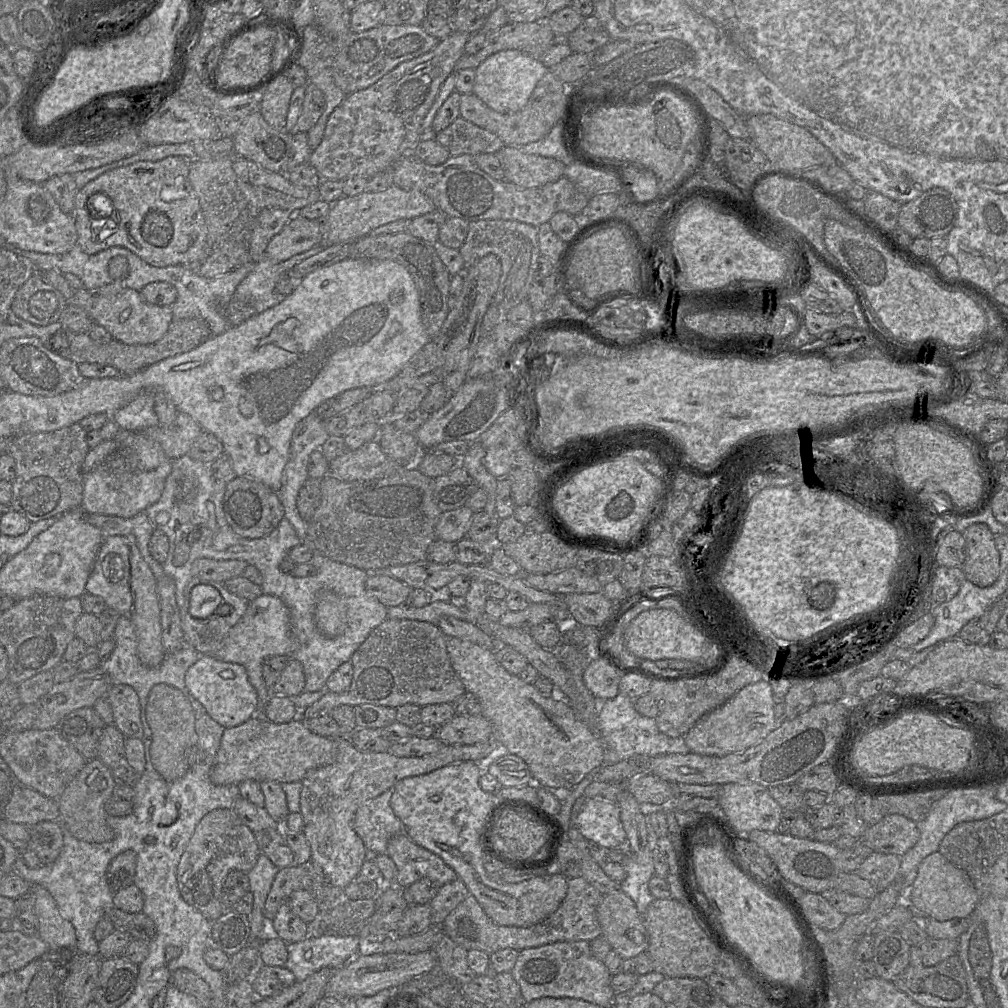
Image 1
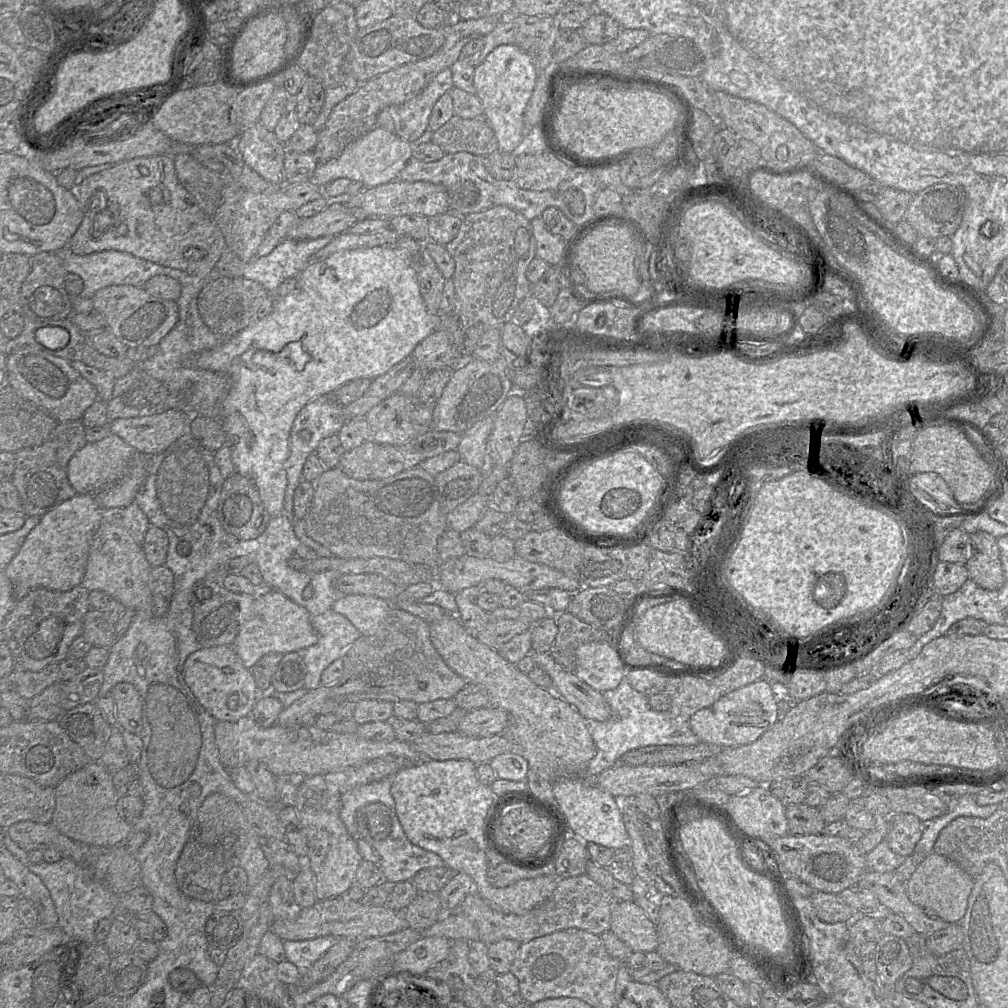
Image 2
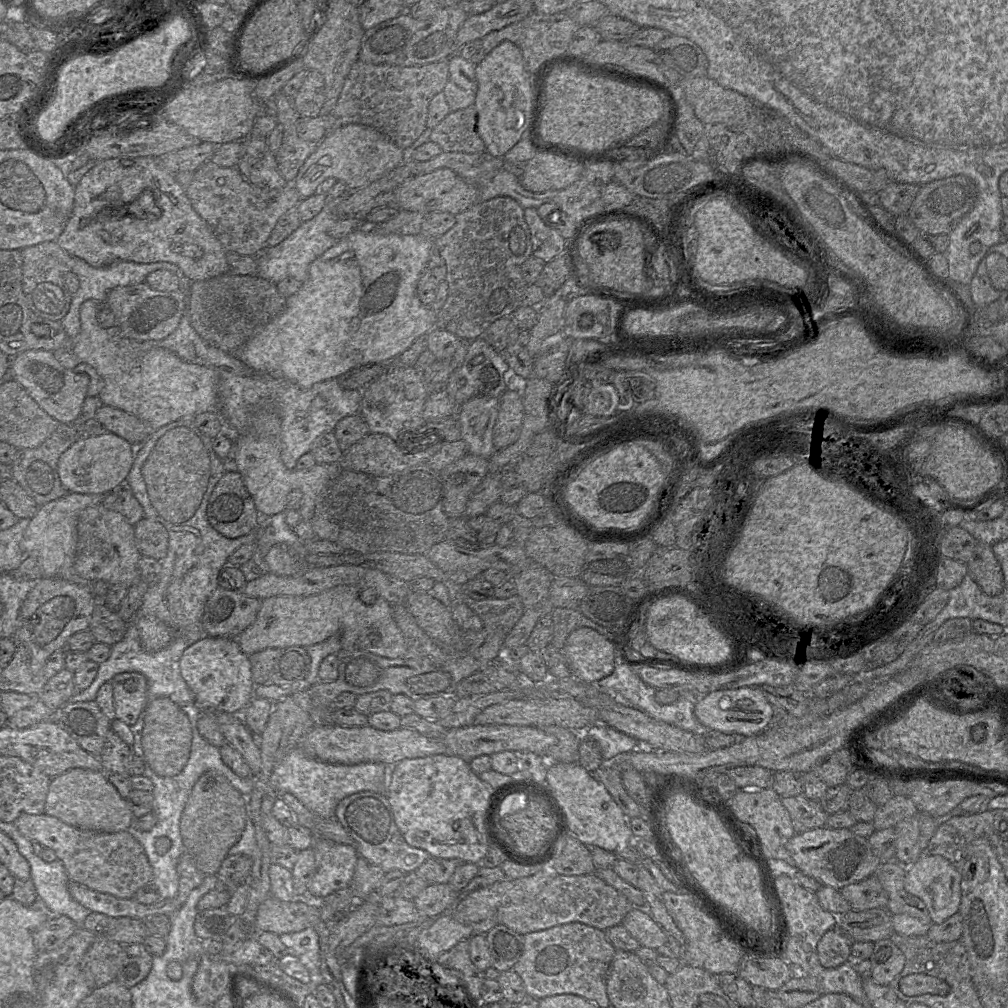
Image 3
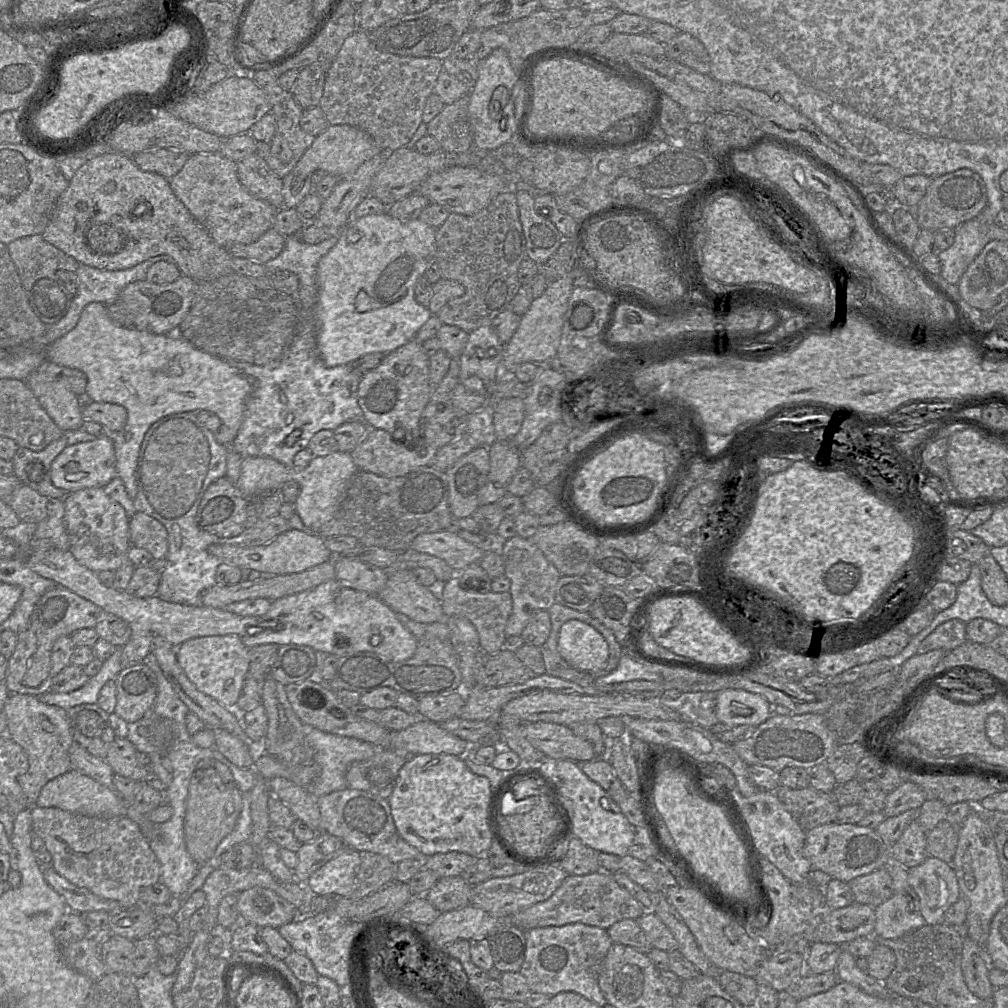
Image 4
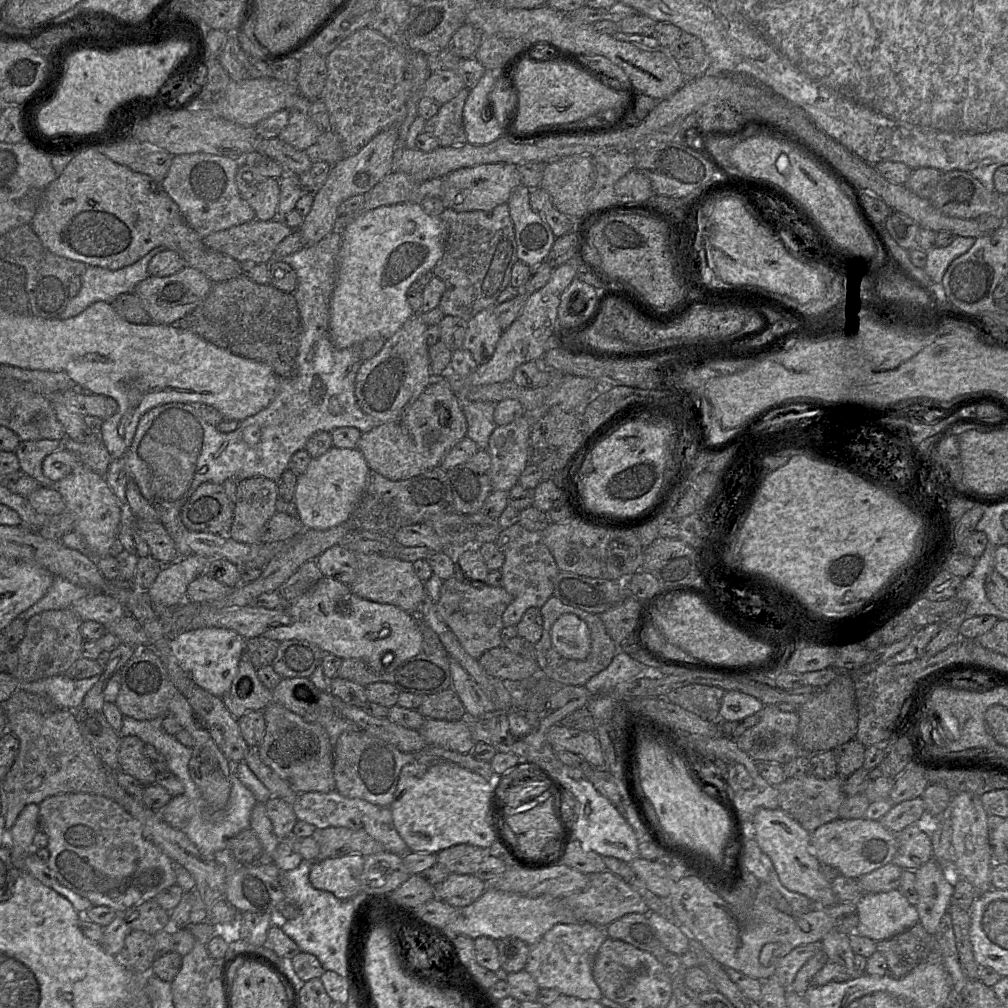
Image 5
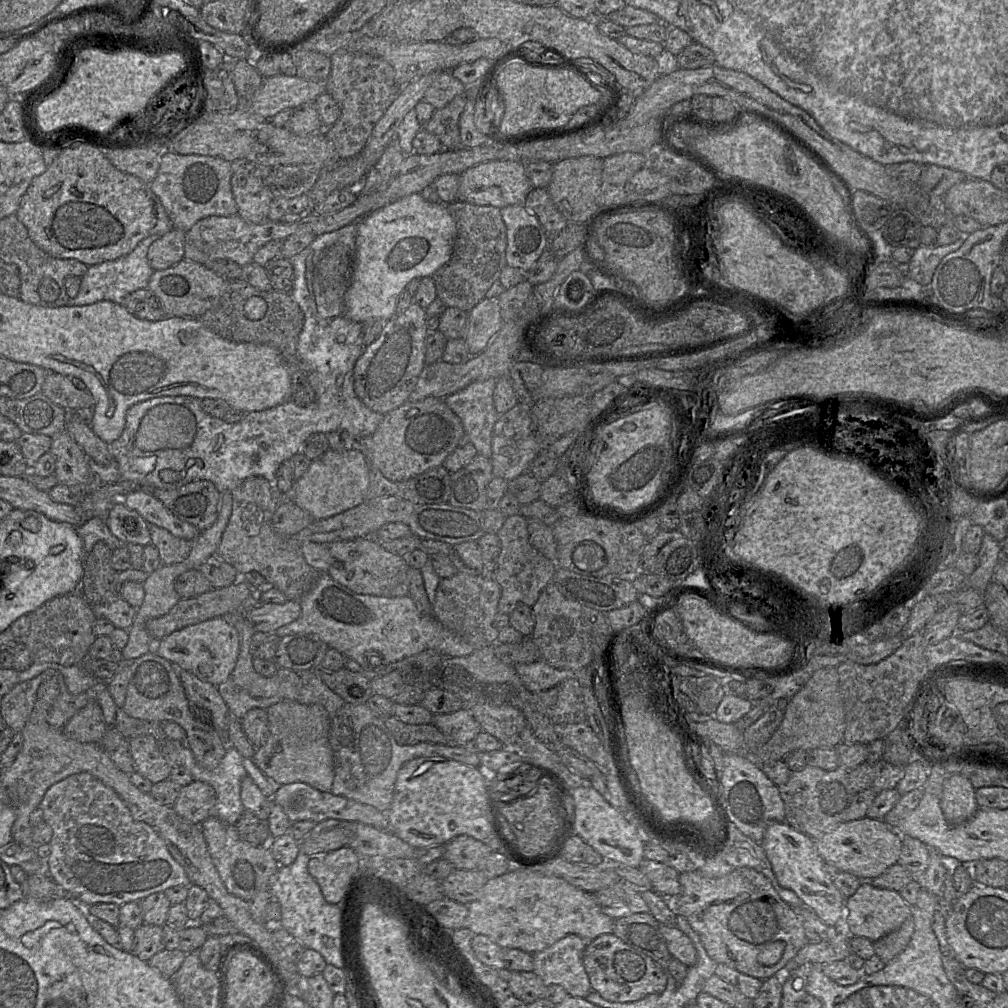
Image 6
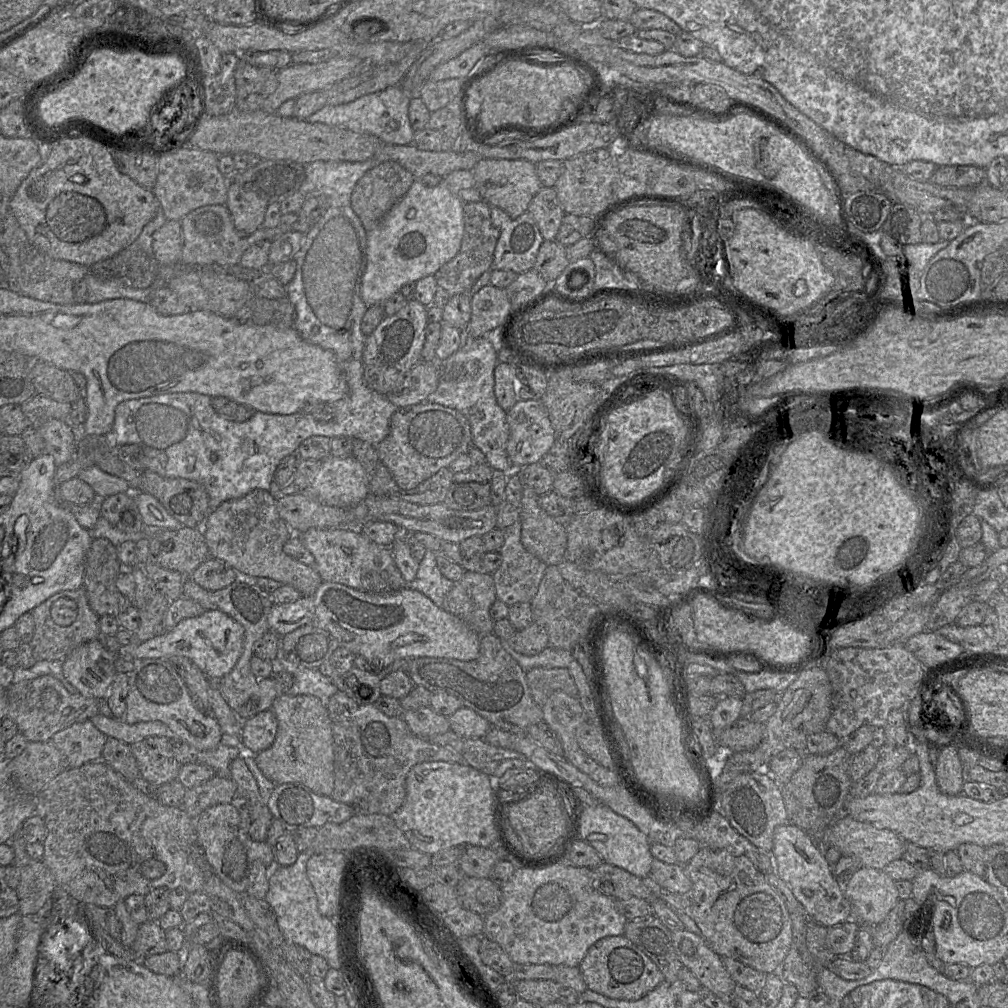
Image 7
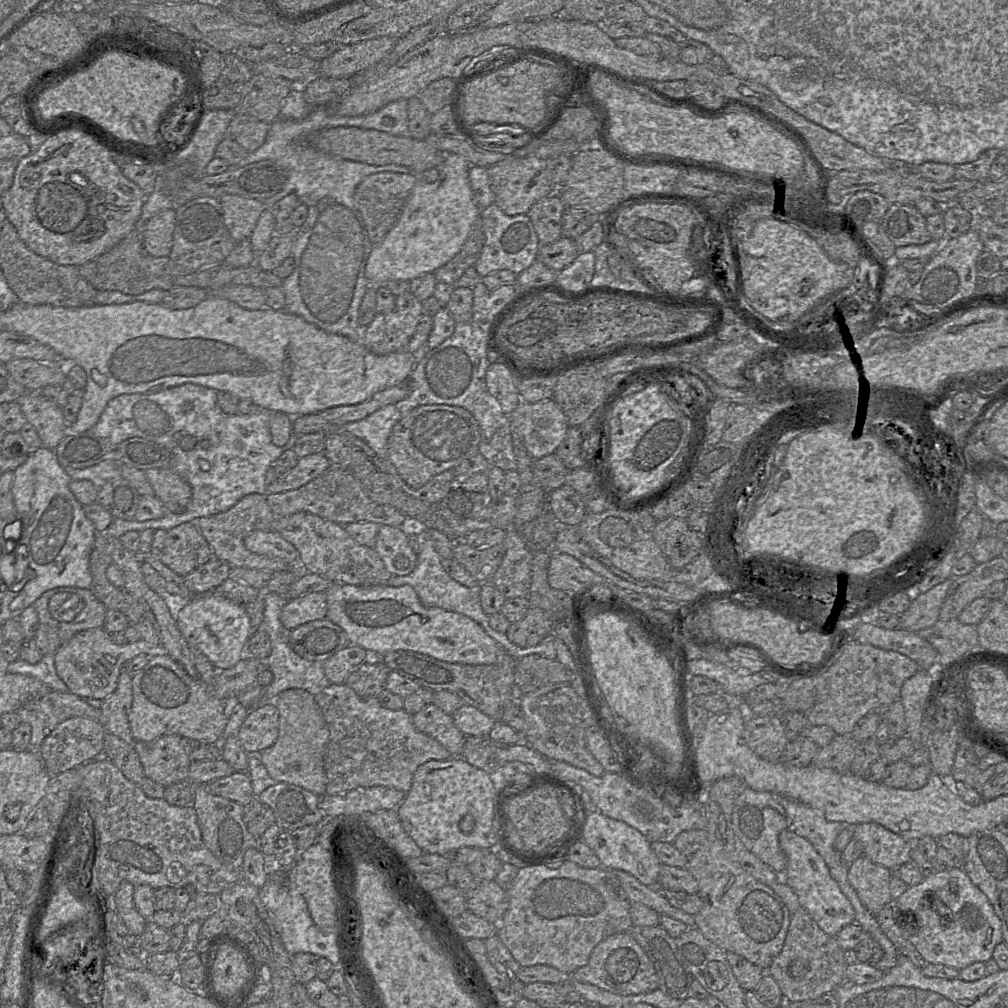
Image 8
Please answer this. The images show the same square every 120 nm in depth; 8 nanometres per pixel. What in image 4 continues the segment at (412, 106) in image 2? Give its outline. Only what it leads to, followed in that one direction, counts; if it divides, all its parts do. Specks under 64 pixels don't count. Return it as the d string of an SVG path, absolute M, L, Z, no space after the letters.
M356 30L343 43L334 62L327 70L319 106L330 125L347 124L367 132L382 151L406 147L423 122L426 101L433 93L436 81L443 71L443 63L431 57L403 57L382 53L375 49L364 30Z

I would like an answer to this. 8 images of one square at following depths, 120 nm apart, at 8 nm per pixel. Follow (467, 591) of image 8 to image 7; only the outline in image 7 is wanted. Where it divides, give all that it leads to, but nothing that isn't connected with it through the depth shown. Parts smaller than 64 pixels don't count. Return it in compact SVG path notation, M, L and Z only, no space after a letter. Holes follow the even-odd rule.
M427 549L424 558L419 563L415 579L406 583L406 588L418 590L442 608L445 597L453 588L454 582L442 575L436 556L436 552ZM501 640L501 644L504 649L518 662L525 672L535 667L568 668L569 664L574 659L571 651L554 648L551 646L546 647L536 655L527 656L516 652L508 644L507 640Z

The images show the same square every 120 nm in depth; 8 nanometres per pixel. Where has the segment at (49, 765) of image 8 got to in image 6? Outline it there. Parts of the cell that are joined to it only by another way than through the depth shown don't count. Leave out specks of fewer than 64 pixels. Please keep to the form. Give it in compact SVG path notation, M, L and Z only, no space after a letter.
M92 700L63 727L64 734L79 742L100 743L108 725L99 704Z

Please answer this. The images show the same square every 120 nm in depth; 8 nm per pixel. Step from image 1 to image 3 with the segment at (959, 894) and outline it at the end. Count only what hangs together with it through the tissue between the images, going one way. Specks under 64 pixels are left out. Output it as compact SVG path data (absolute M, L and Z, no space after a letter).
M924 853L911 865L905 867L905 890L918 897L926 905L934 924L942 923L953 914L959 912L961 874L949 860L940 855Z

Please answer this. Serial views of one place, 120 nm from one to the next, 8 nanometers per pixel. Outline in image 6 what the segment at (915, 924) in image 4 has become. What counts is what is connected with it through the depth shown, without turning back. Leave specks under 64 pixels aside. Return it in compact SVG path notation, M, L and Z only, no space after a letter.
M863 881L857 891L845 901L843 929L850 936L861 936L876 941L899 928L903 922L912 917L912 906L898 891L873 886Z

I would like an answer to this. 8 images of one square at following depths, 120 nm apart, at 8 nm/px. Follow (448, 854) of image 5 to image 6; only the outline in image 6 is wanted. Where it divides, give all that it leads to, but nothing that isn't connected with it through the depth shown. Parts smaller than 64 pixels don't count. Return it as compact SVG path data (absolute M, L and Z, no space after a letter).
M460 835L444 846L444 856L454 869L474 870L492 849L485 843L467 835Z

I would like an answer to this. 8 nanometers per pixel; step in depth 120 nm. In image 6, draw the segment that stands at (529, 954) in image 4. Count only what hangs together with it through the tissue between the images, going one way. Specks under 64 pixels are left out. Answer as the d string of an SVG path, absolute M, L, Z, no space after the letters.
M569 934L548 948L534 953L533 971L549 985L562 986L569 995L579 998L593 991L583 964L587 941Z

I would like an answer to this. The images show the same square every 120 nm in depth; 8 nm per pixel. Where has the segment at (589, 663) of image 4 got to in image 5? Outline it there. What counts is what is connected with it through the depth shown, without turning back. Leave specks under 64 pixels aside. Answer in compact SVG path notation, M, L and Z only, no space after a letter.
M561 615L550 630L552 646L567 659L583 660L590 652L589 629L575 615Z

